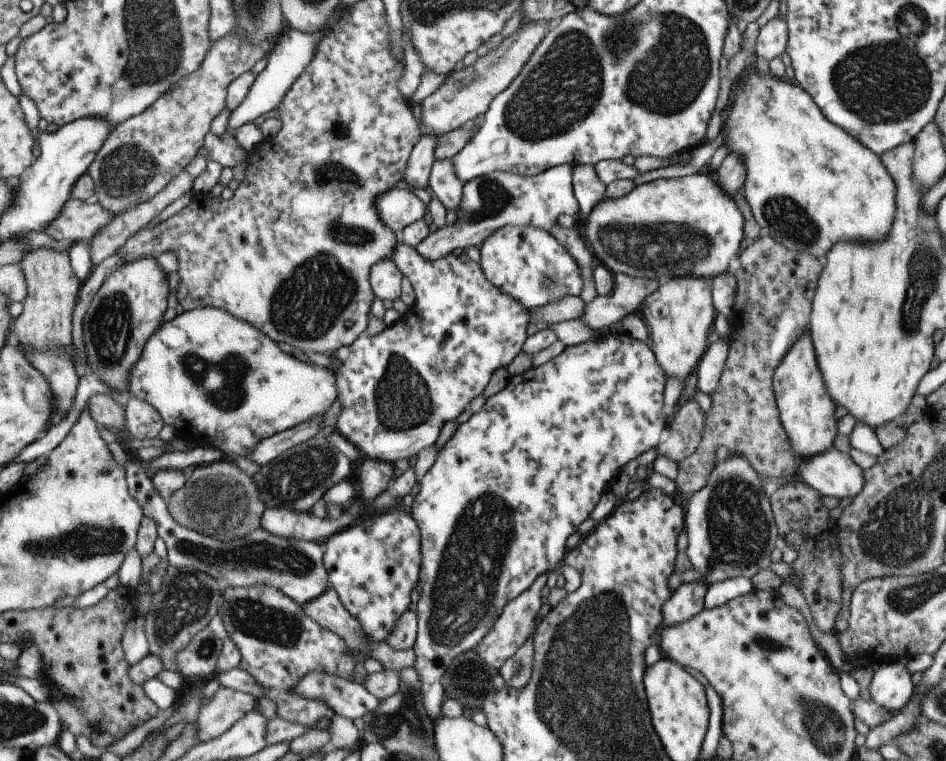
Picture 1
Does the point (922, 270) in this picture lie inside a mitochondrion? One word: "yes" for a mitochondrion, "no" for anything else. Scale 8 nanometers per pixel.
yes

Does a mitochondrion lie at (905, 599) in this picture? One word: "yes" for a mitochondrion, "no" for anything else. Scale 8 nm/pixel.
yes

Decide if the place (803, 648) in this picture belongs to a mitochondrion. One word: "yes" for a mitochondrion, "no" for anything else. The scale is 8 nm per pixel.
no

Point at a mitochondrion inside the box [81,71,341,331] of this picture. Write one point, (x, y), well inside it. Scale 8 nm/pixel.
(128, 169)

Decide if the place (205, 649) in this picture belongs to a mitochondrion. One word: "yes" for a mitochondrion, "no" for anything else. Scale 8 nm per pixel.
yes

